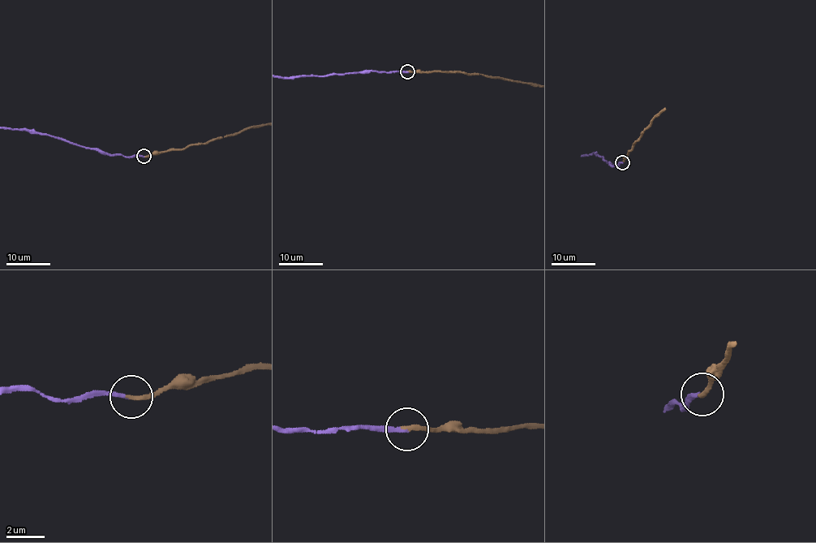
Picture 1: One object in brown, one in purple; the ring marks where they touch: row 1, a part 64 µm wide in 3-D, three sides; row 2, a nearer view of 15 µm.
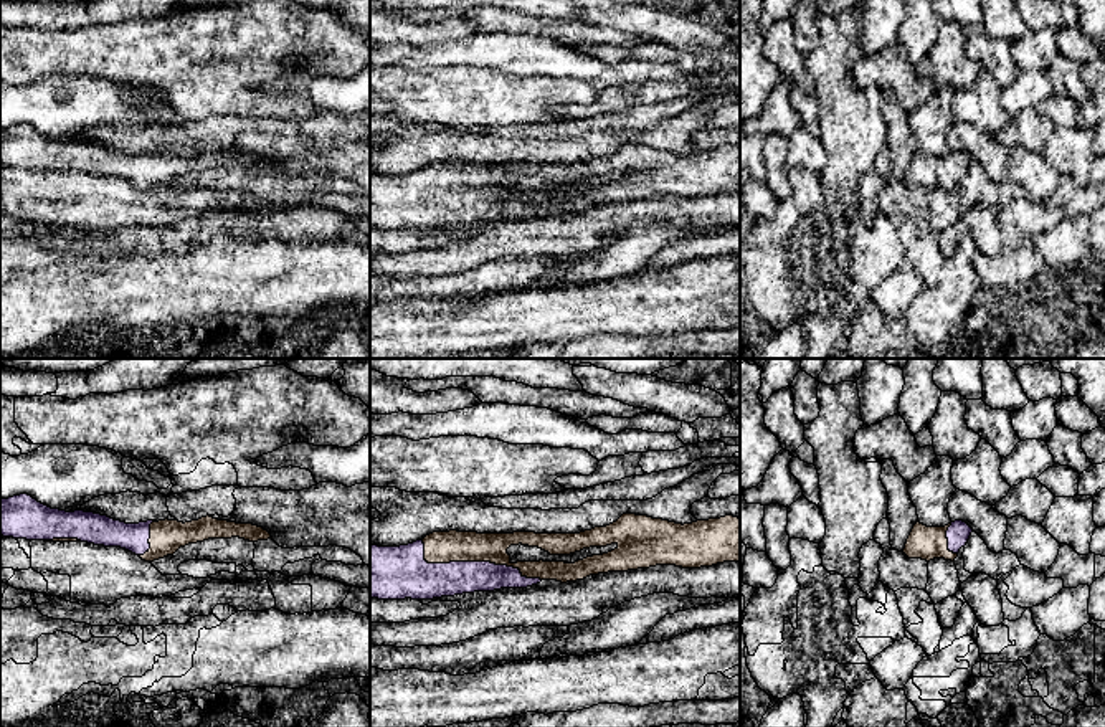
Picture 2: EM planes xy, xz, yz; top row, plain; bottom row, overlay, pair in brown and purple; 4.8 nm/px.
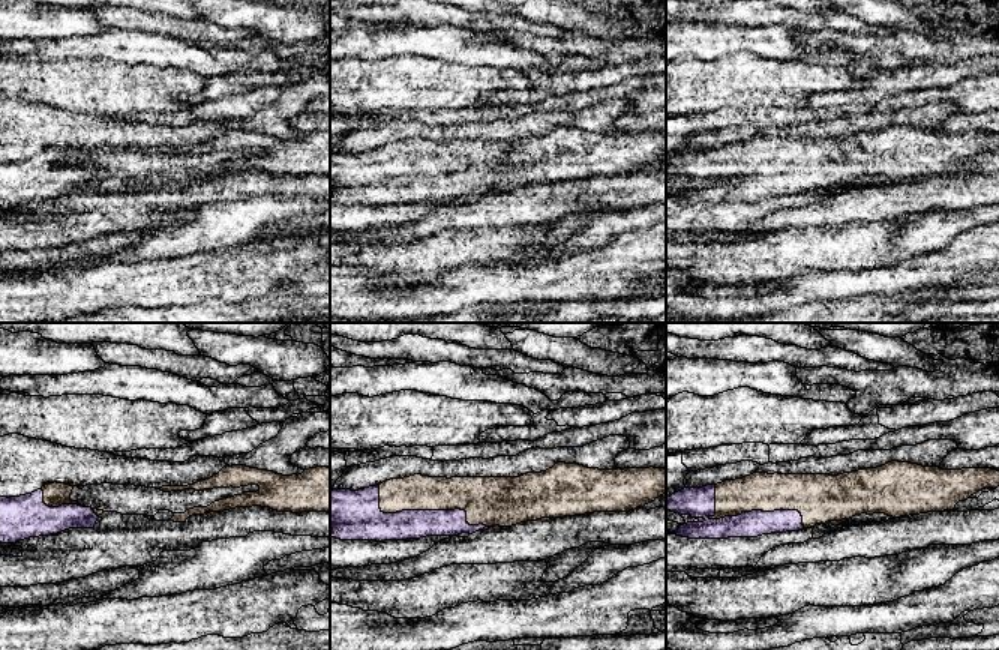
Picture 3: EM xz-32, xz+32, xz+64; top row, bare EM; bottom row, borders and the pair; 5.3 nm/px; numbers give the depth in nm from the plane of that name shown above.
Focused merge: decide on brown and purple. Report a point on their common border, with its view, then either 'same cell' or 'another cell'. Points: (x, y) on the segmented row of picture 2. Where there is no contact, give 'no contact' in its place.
xz (473, 560) | same cell

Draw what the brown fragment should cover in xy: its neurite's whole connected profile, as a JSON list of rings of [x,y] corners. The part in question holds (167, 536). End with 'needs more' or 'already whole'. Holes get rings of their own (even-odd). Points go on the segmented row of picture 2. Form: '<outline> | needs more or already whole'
[[[28,494],[0,497],[0,535],[121,547],[145,562],[173,555],[180,547],[208,539],[239,537],[249,542],[273,539],[263,527],[210,516],[185,524],[168,519],[126,524],[94,512],[51,509]]] | needs more

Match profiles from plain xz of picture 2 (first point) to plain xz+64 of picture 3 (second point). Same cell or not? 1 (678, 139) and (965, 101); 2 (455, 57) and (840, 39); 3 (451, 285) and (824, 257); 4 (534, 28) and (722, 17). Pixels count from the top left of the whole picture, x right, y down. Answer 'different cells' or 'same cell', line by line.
1: different cells
2: different cells
3: same cell
4: same cell

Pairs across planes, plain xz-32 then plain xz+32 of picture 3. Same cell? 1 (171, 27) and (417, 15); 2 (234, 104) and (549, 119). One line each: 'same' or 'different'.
1: same
2: different

